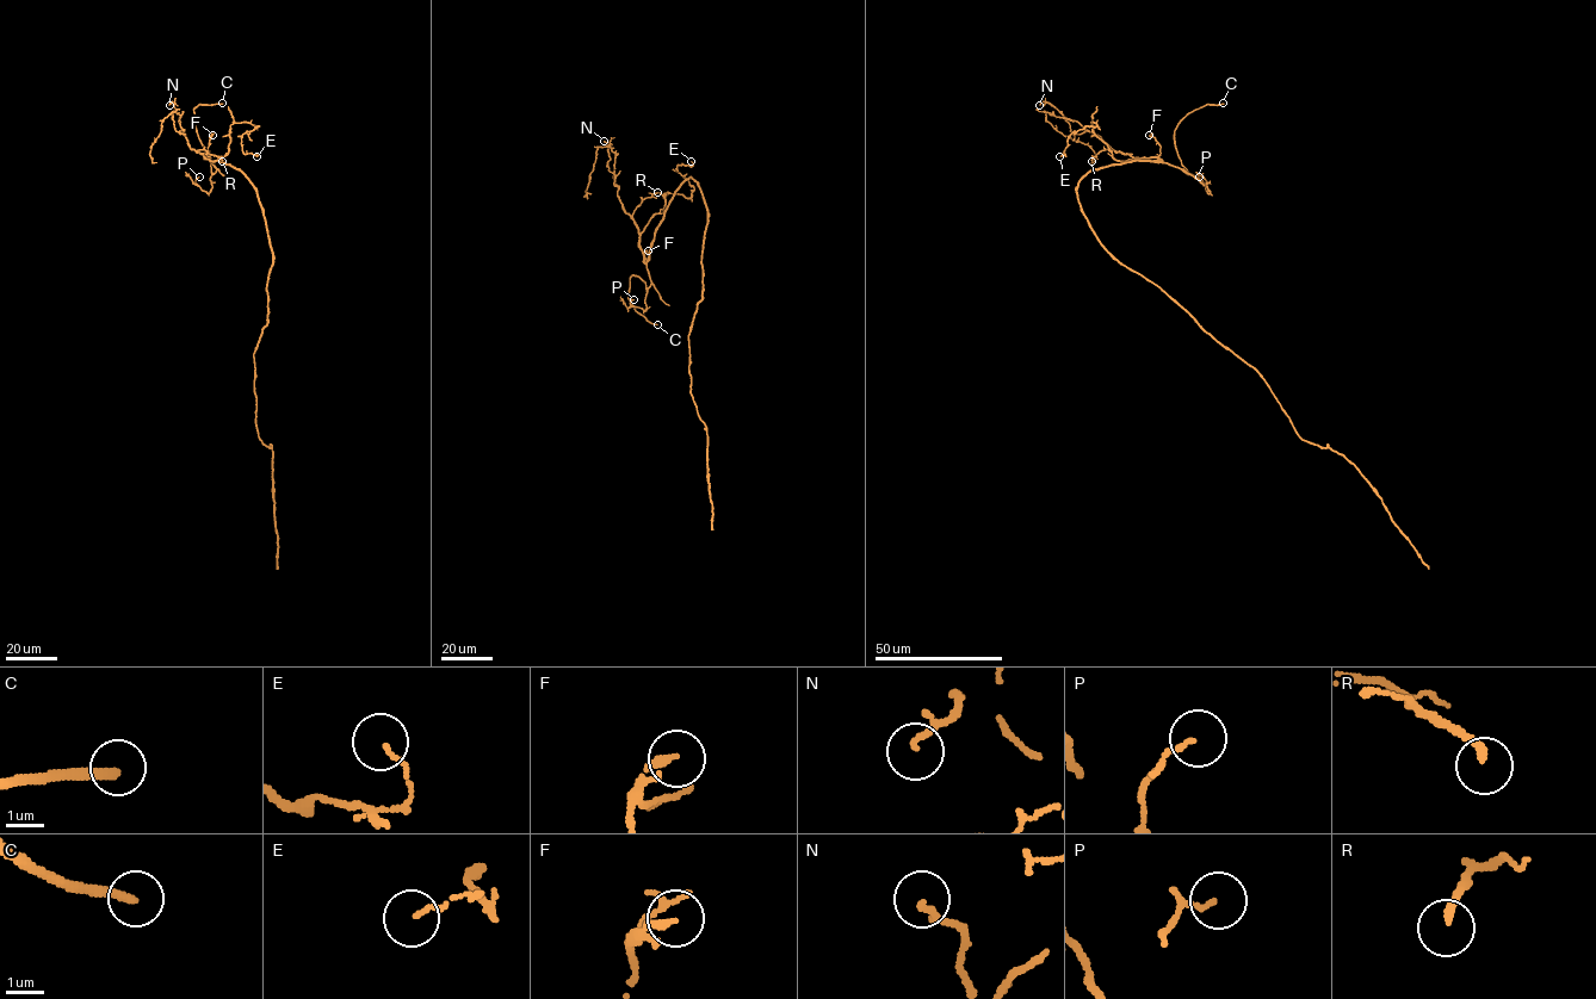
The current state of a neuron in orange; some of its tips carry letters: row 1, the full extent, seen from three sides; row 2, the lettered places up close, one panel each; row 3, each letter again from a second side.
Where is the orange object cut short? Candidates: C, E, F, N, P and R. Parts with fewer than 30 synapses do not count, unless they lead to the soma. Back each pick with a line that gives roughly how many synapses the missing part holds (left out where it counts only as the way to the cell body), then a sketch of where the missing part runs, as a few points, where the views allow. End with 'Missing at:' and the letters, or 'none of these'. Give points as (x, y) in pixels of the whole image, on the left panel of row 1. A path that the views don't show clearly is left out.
C: missing branch runs (222, 103), (247, 98), (261, 87), (272, 87)
Missing at: C

